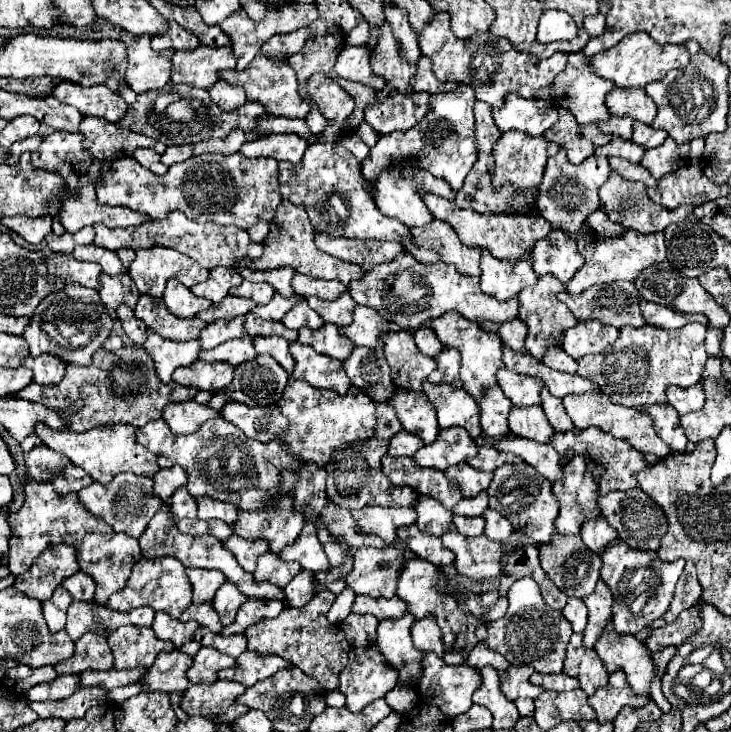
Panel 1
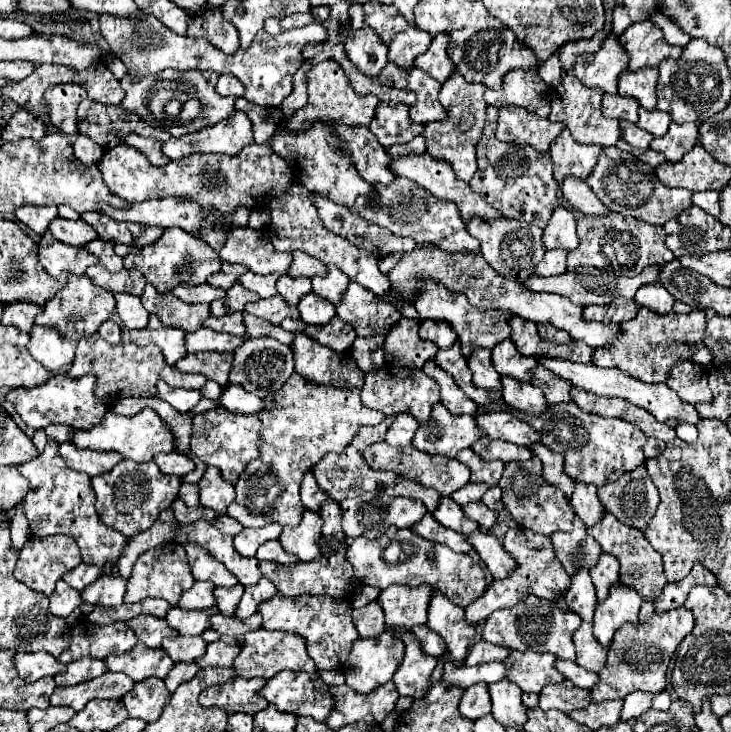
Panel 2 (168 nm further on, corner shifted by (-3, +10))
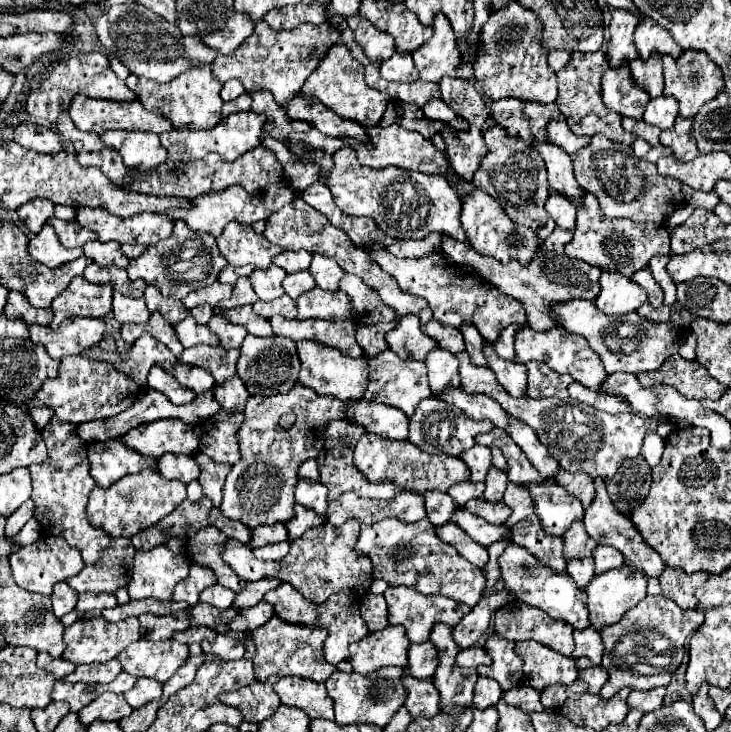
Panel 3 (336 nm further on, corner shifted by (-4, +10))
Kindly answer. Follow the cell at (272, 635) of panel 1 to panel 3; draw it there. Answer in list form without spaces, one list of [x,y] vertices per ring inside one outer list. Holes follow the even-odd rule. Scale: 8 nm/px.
[[[282,583],[276,589],[272,589],[272,593],[268,593],[264,599],[268,599],[274,605],[276,615],[288,623],[322,625],[324,629],[328,629],[328,639],[324,641],[324,657],[332,665],[338,665],[340,661],[348,659],[348,645],[368,635],[368,625],[360,615],[359,603],[344,593],[332,595],[332,599],[326,603],[312,603],[304,599],[300,591],[292,589],[290,583]]]

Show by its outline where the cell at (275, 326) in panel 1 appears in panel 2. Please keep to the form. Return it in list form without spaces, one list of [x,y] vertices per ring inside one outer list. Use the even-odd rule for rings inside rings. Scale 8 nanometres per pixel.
[[[279,295],[267,297],[267,299],[257,299],[255,303],[247,303],[245,311],[261,317],[273,325],[281,325],[283,319],[299,319],[297,307],[289,307]]]

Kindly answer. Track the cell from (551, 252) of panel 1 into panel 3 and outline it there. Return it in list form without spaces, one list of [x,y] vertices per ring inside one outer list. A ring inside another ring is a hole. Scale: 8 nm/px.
[[[550,193],[546,199],[546,211],[554,217],[556,225],[562,229],[574,229],[576,227],[576,205],[562,197],[560,193]]]

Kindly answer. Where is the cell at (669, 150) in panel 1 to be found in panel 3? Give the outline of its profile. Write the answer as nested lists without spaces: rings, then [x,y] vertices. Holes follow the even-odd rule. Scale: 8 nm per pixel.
[[[678,117],[672,129],[662,131],[660,143],[670,147],[674,151],[674,157],[680,161],[692,161],[698,155],[698,147],[692,135],[692,121],[684,117]]]

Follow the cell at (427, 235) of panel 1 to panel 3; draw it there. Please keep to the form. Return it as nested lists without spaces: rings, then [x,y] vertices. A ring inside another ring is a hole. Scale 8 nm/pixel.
[[[342,147],[334,155],[334,167],[328,175],[328,187],[336,205],[352,217],[370,217],[376,225],[394,239],[424,239],[428,233],[438,231],[458,241],[466,241],[466,233],[460,225],[462,203],[444,179],[444,175],[428,175],[420,171],[384,167],[362,167],[352,147]]]

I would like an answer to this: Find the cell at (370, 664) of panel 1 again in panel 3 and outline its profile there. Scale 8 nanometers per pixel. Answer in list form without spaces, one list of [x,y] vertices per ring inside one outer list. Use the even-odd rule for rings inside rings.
[[[388,625],[350,645],[350,665],[356,673],[372,673],[384,665],[406,667],[408,637],[400,625]]]

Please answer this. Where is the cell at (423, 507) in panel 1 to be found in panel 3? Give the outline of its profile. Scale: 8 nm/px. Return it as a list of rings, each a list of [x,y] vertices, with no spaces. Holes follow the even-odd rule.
[[[460,509],[460,513],[456,513],[456,517],[452,519],[456,525],[460,525],[476,543],[490,547],[492,543],[506,539],[510,541],[510,527],[508,525],[490,525],[488,521],[468,513],[466,509]]]

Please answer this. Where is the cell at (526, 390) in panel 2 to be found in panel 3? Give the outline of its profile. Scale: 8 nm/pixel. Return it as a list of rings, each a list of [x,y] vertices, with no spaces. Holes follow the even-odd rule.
[[[484,343],[484,357],[488,361],[488,367],[496,373],[500,385],[512,393],[512,397],[522,397],[526,395],[526,365],[514,363],[514,361],[506,361],[502,357],[496,355],[494,345],[492,343]]]

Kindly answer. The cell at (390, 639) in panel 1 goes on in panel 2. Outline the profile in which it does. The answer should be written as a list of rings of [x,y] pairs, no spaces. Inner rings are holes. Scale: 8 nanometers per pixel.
[[[385,627],[387,631],[391,631],[393,635],[399,635],[399,639],[405,643],[405,657],[403,663],[399,665],[399,669],[395,671],[393,683],[397,685],[397,691],[401,695],[409,695],[409,697],[423,697],[429,689],[429,675],[437,665],[437,659],[423,653],[419,641],[413,637],[413,633],[409,633],[403,627]]]

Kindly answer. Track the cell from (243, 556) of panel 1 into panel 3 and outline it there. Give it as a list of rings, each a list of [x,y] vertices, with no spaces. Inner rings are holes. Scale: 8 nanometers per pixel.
[[[284,523],[280,525],[262,525],[260,529],[252,529],[252,543],[250,547],[264,547],[270,543],[280,543],[280,541],[288,541],[288,529]]]

